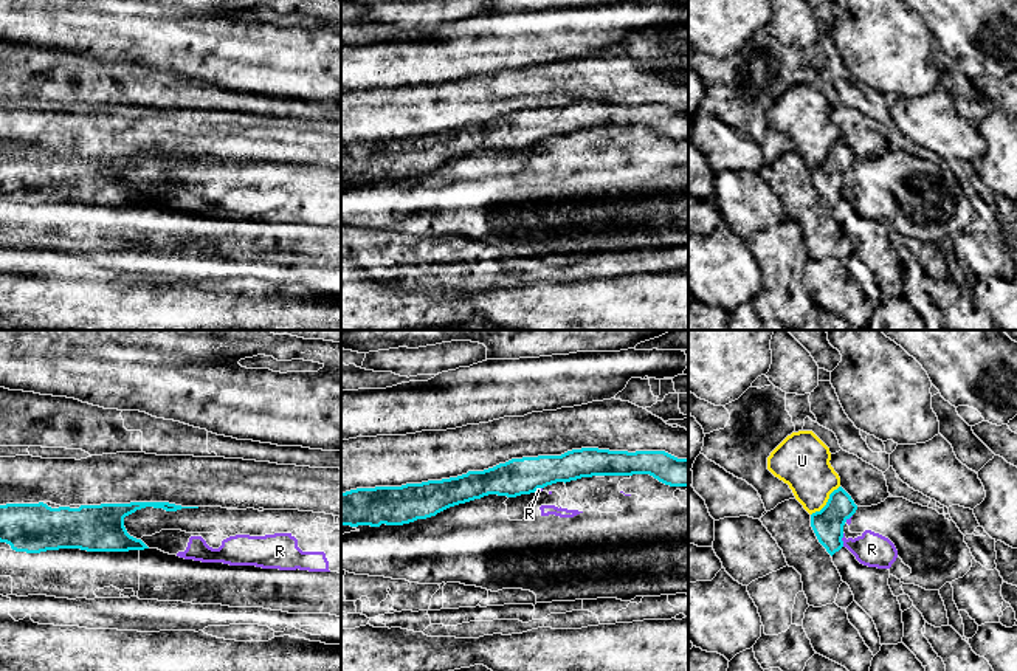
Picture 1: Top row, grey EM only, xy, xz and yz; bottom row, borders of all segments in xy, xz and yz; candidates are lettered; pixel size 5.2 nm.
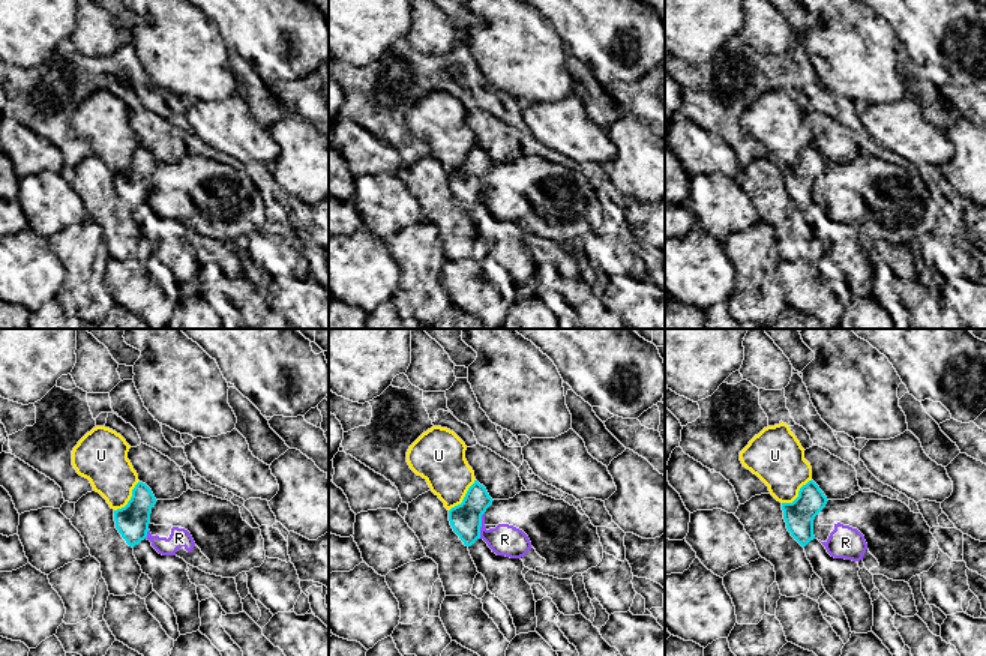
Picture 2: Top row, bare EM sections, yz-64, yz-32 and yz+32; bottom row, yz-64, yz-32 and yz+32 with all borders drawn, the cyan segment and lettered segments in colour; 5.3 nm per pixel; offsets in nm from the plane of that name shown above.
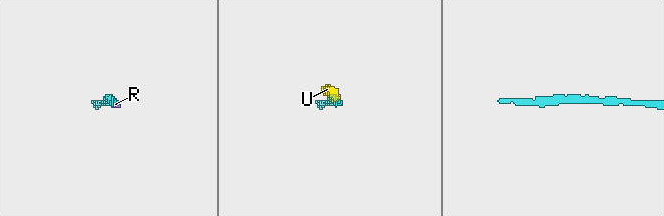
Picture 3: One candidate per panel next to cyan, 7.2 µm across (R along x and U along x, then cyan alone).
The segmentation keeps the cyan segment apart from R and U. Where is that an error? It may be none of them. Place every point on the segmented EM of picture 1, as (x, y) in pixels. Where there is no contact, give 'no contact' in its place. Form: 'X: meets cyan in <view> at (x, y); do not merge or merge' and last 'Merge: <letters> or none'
R: meets cyan in yz at (841, 540); do not merge
U: meets cyan in yz at (827, 502); do not merge
Merge: none

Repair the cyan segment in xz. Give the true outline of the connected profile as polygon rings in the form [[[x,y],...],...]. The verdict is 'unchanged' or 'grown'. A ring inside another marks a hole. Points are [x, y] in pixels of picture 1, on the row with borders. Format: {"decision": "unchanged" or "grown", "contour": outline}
{"decision": "unchanged", "contour": [[[581,448],[561,456],[512,459],[484,471],[442,480],[357,488],[341,493],[341,527],[403,525],[488,494],[516,497],[557,482],[633,474],[650,474],[670,487],[688,487],[688,459],[665,451]]]}

